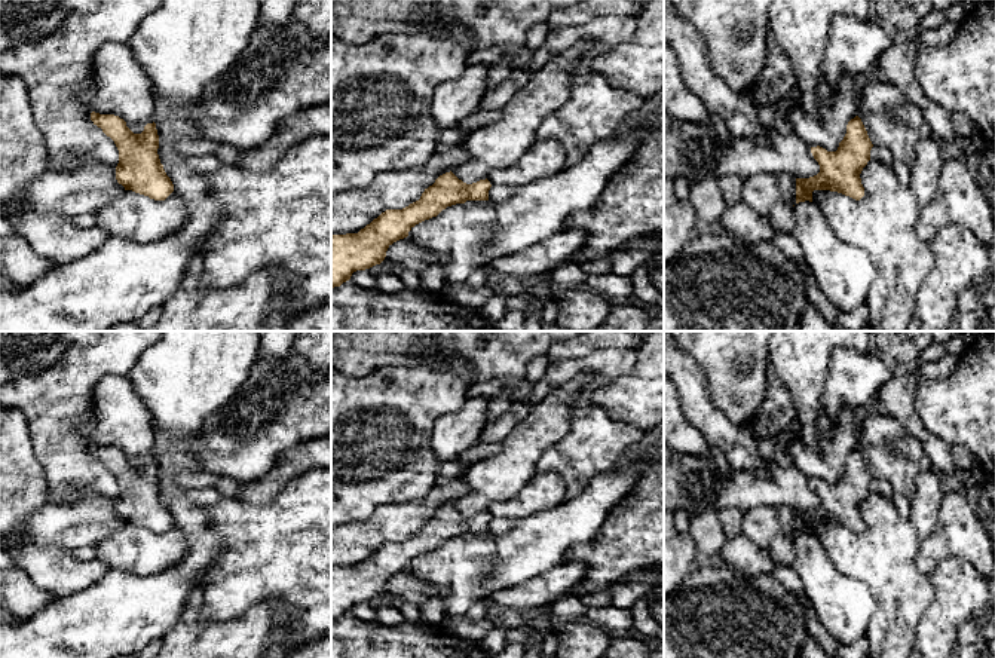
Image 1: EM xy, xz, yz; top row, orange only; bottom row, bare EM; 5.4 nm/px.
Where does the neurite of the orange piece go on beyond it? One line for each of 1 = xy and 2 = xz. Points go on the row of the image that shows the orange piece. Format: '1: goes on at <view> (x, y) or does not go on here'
1: does not go on here
2: does not go on here

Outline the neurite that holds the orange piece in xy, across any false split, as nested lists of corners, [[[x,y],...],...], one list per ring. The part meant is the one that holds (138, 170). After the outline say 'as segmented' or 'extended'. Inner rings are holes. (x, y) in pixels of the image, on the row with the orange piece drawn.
[[[92,111],[91,120],[110,137],[119,150],[116,180],[135,193],[154,201],[165,201],[174,184],[160,163],[156,123],[147,123],[141,134],[134,134],[123,119]]] | as segmented

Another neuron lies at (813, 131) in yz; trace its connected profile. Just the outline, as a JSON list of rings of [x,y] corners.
[[[842,76],[836,89],[826,79],[818,86],[820,117],[809,116],[802,107],[795,105],[787,117],[797,134],[809,147],[823,147],[836,152],[846,134],[846,125],[861,111],[863,77]]]

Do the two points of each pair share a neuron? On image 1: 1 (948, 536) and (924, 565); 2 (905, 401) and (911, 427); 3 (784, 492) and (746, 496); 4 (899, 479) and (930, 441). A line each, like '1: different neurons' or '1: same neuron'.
1: same neuron
2: same neuron
3: same neuron
4: different neurons

